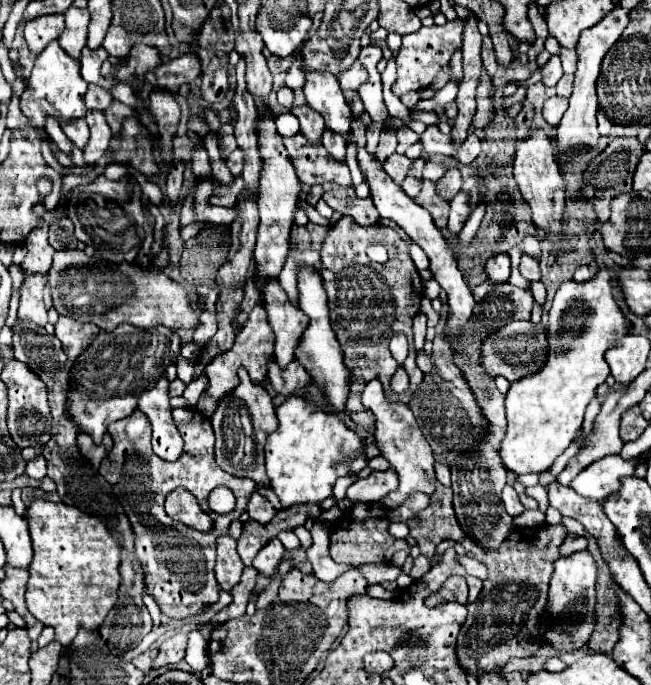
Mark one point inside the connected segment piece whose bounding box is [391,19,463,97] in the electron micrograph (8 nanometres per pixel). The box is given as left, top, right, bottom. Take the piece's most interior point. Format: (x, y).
(422, 55)

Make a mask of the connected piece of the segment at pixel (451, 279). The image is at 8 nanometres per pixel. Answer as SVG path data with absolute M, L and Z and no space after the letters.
M359 149L359 165L361 165L361 171L367 175L367 181L369 181L369 187L371 187L371 199L373 199L379 215L385 217L385 219L395 221L427 253L429 269L433 271L435 281L447 291L447 299L449 299L447 301L449 303L449 321L447 321L447 331L449 333L447 333L447 339L449 341L457 341L459 335L461 335L463 325L471 319L471 311L475 307L475 299L473 299L473 293L471 293L469 285L463 279L463 273L457 267L455 255L447 247L445 237L435 227L433 217L429 215L429 211L425 211L421 205L417 205L415 199L405 195L405 191L399 185L393 183L393 179L383 171L383 167L377 163L377 159L371 157L365 149Z

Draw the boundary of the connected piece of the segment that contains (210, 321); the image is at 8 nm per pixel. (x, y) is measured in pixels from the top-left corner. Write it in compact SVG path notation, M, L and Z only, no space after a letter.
M203 313L201 323L193 335L193 341L197 341L197 345L205 345L215 333L217 333L217 315L215 313Z

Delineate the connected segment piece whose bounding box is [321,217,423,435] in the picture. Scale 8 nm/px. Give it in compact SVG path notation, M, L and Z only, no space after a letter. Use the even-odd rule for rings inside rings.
M341 217L327 233L327 239L321 247L321 275L323 285L329 295L329 317L331 327L337 335L337 339L363 339L363 357L353 359L351 351L355 343L349 343L349 349L345 349L345 365L349 369L349 395L347 395L347 413L353 419L355 425L365 429L369 435L373 435L373 413L361 405L361 391L367 381L379 379L385 387L385 395L389 401L403 401L407 403L411 399L411 393L419 387L423 373L415 365L415 347L409 347L409 357L403 361L403 369L409 375L409 391L407 393L395 393L391 389L391 377L401 367L389 351L389 339L395 333L405 333L407 337L413 337L411 323L413 315L419 311L419 301L423 295L421 277L417 267L413 265L411 257L407 255L407 243L389 227L383 225L371 225L361 227L351 217ZM371 243L381 243L389 247L391 259L385 265L373 263L365 249Z

